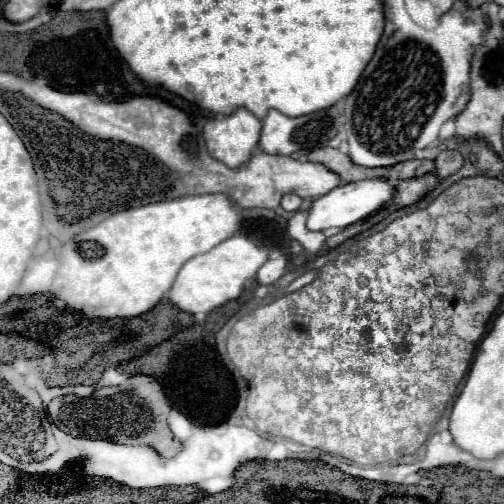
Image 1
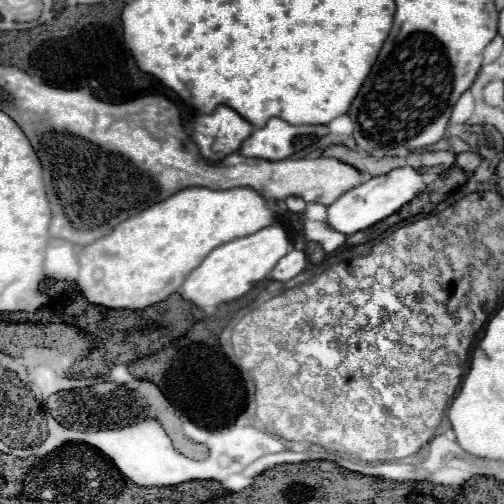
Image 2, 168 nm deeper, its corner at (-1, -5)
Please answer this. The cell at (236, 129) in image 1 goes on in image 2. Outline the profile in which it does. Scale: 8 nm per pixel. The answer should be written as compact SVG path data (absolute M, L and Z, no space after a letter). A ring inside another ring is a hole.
M218 106L212 114L200 114L194 120L192 140L198 144L204 158L220 160L236 152L252 130L252 124L246 122L236 110Z

